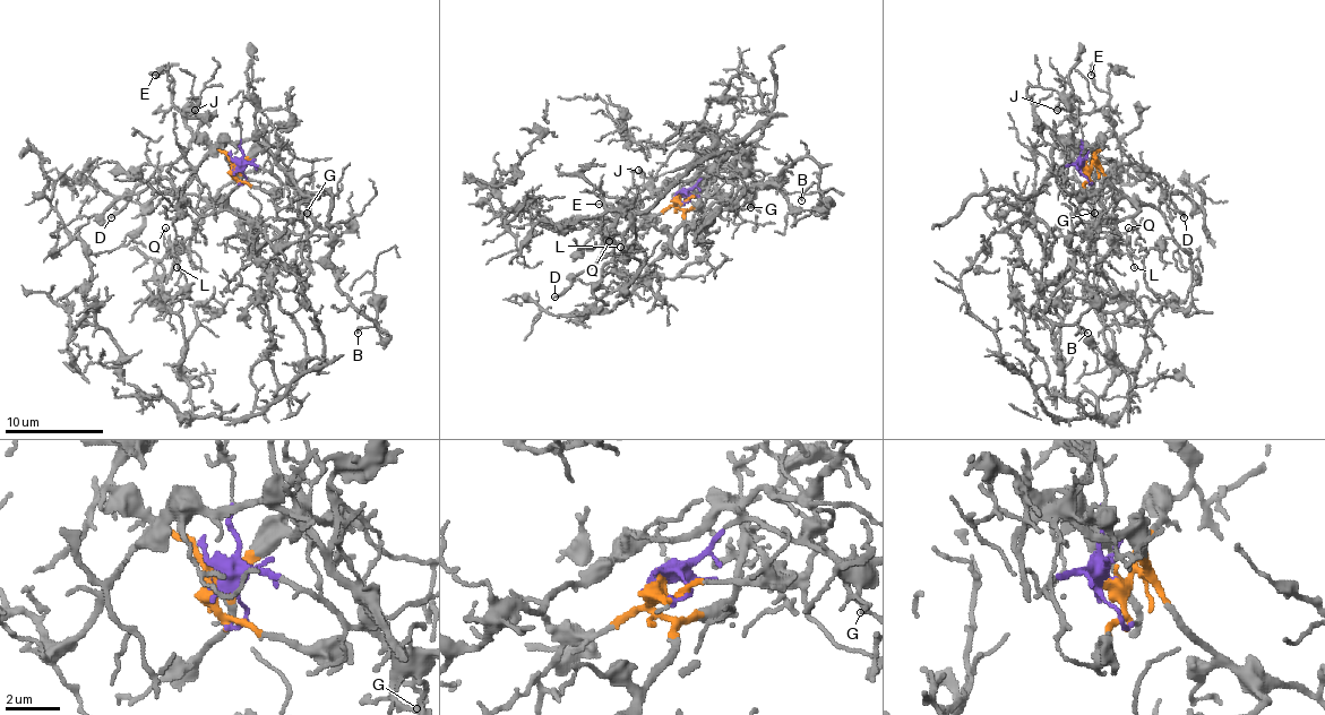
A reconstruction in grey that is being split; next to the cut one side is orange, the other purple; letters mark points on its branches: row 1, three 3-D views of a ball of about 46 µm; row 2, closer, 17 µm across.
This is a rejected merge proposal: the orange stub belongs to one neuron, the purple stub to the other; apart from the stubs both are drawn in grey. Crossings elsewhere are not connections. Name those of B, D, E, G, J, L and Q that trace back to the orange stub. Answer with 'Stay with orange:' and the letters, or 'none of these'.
Stay with orange: D, E, J, L, Q

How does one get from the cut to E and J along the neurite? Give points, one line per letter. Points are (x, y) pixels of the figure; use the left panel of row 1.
E: (235, 166), (211, 147), (198, 118), (183, 115), (171, 101), (166, 71), (154, 74)
J: (235, 166), (223, 152), (198, 135), (198, 118), (186, 113), (194, 113), (200, 98), (196, 111)

